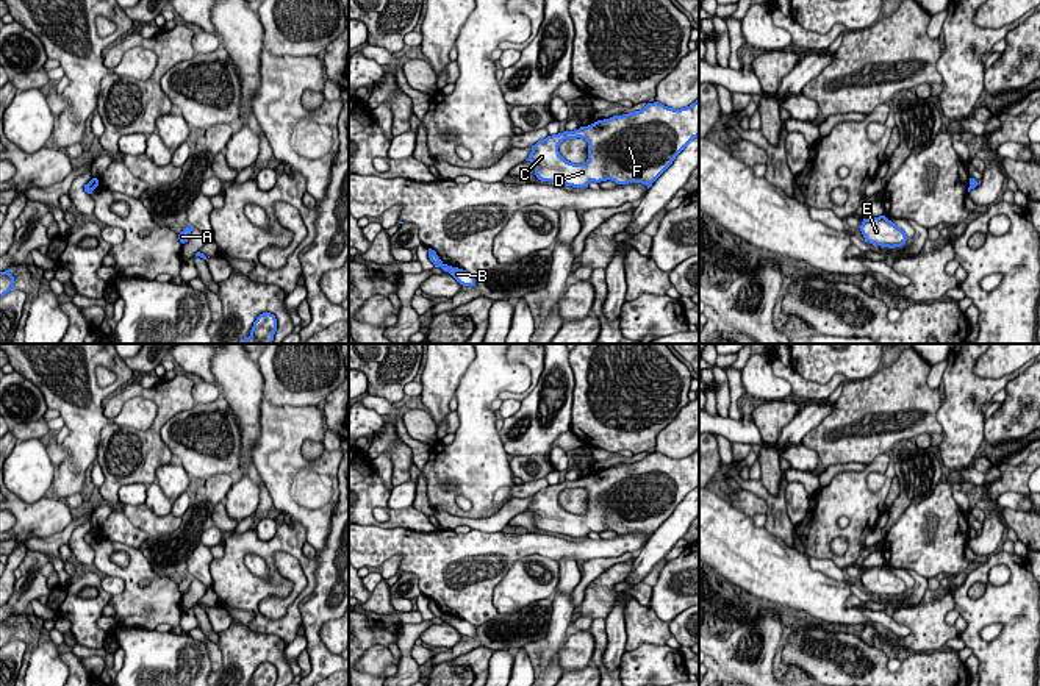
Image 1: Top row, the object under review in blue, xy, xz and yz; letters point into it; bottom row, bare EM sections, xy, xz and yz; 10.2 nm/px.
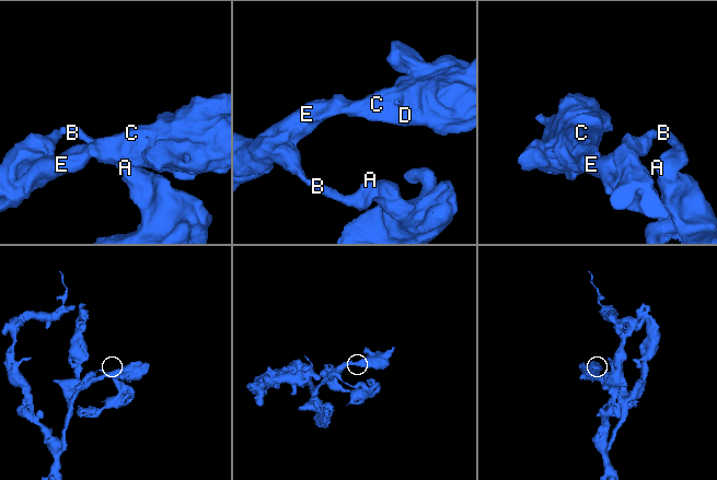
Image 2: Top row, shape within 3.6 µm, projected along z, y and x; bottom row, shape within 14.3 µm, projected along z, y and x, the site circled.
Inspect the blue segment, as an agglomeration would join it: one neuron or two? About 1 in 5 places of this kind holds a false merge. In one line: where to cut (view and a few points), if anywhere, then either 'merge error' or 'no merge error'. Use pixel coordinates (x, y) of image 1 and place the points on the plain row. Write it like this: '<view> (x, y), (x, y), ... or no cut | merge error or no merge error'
no cut | no merge error

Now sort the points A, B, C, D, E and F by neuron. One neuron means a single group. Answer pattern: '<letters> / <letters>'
A B C D E F

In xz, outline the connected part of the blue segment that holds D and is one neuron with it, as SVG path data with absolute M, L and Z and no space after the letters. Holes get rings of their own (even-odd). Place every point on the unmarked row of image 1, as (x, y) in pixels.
M699 448L687 458L674 459L663 453L647 453L643 459L597 470L574 481L540 489L532 495L525 511L535 516L535 525L541 531L588 538L591 531L611 530L616 534L641 533L647 539L672 514L676 506L699 486ZM565 489L585 489L588 492L588 509L585 514L566 511L558 497Z

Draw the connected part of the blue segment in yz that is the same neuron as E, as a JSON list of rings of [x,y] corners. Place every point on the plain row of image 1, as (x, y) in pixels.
[[[885,566],[863,569],[859,578],[865,588],[865,592],[873,595],[895,598],[902,597],[907,591],[906,583]]]

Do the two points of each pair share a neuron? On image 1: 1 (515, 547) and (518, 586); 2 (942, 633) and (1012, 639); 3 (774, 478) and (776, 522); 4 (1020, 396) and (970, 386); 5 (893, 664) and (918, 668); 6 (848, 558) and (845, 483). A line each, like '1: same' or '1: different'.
1: different
2: different
3: different
4: different
5: different
6: same

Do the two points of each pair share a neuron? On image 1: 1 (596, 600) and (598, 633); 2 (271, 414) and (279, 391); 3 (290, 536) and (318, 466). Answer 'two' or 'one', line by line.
1: two
2: two
3: two

